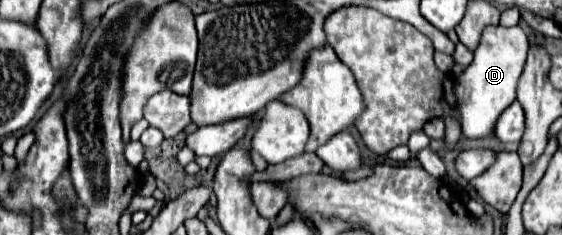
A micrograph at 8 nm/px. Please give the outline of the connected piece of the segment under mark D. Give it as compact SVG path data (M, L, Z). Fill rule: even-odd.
M488 26L474 52L474 62L454 82L462 136L468 140L488 138L498 116L516 100L516 86L528 56L528 38L520 26Z

